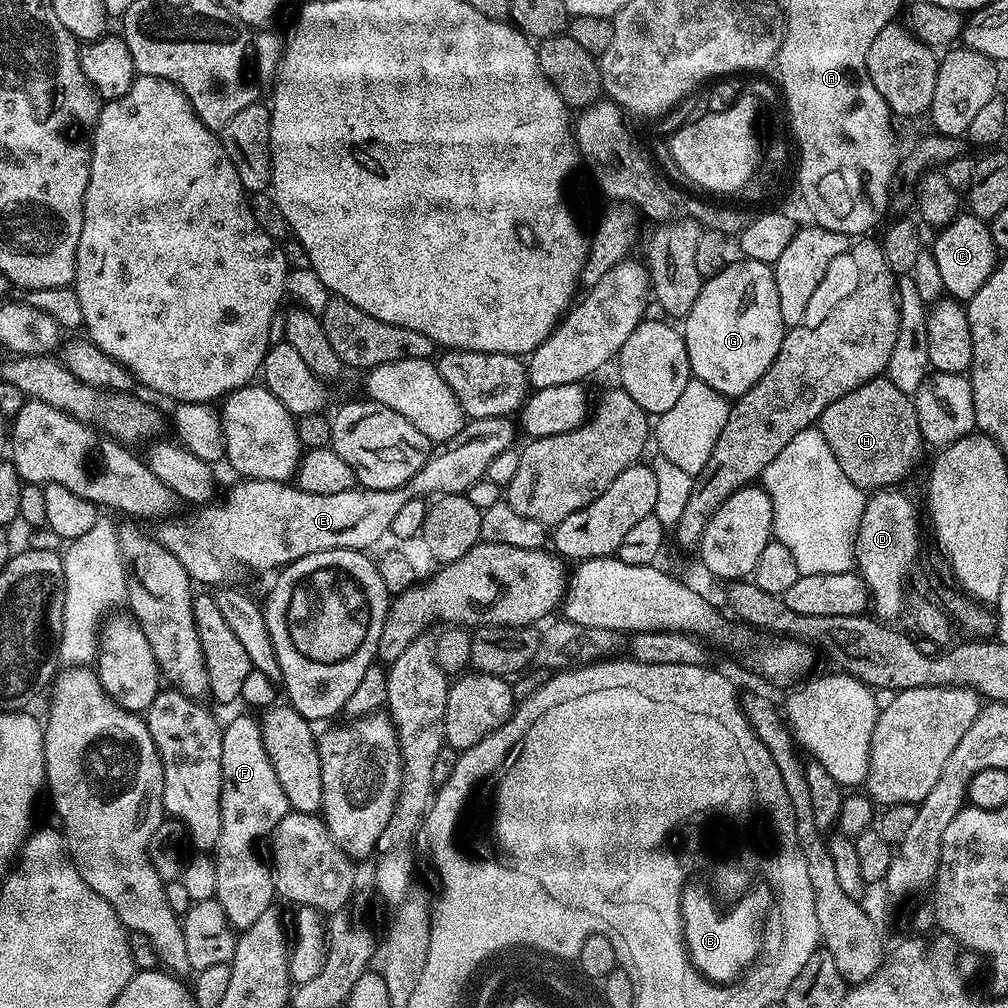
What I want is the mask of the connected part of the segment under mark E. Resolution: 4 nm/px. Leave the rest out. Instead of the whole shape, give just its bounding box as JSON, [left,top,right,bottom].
[158,416,518,585]

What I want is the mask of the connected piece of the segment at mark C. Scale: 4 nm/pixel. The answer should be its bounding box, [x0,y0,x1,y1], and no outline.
[930,214,998,300]

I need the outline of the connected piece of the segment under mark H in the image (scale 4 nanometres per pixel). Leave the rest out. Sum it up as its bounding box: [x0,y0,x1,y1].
[818,375,926,490]

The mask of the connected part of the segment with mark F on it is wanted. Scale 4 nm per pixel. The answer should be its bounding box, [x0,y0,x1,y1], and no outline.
[214,716,290,930]

